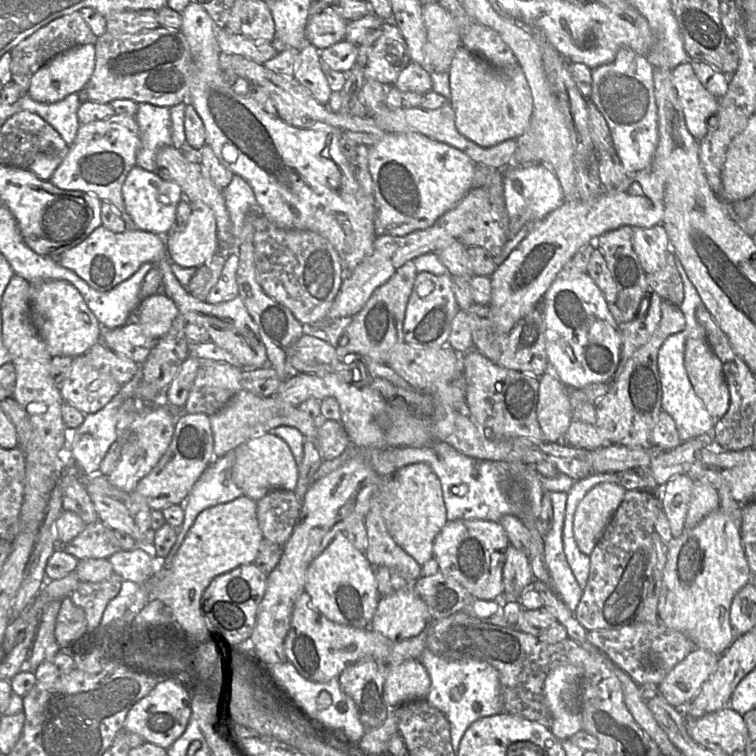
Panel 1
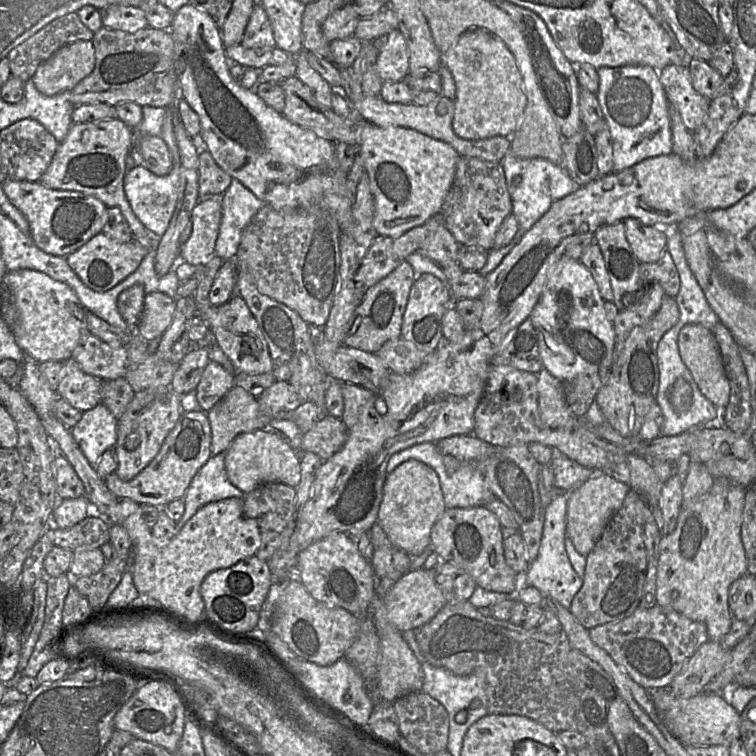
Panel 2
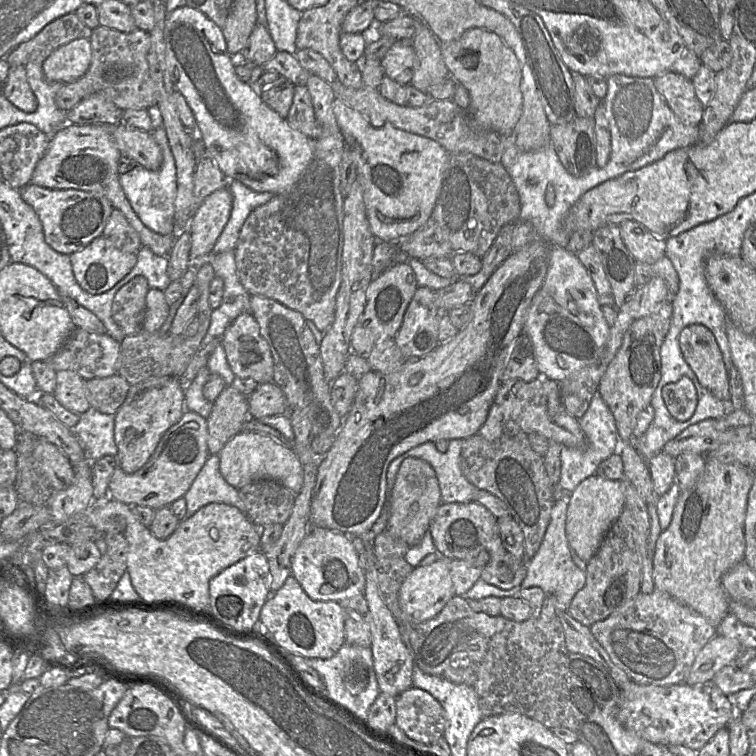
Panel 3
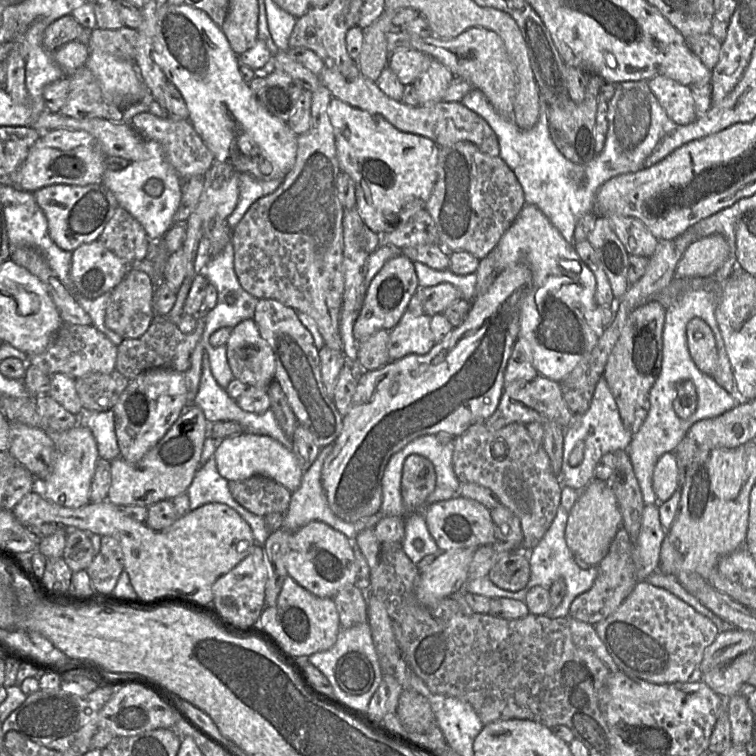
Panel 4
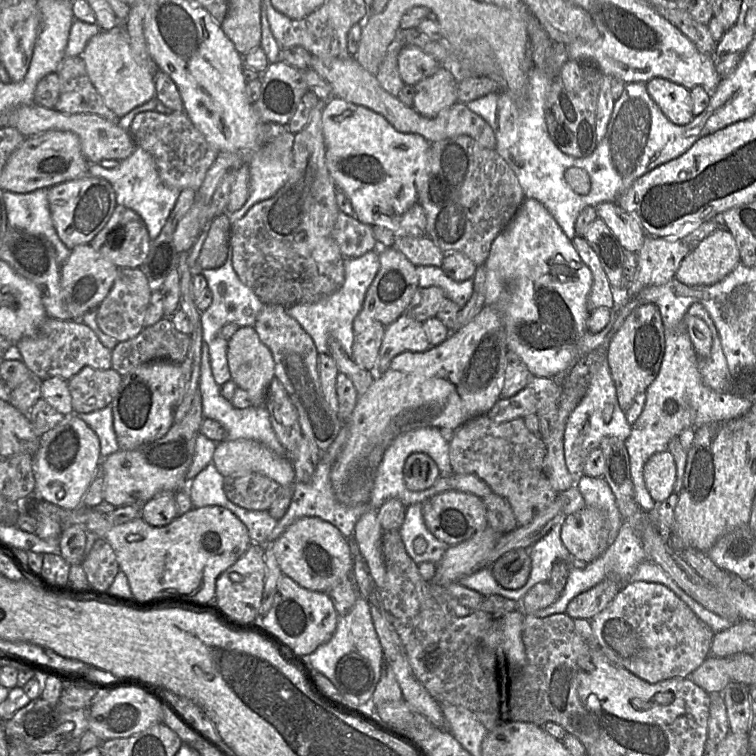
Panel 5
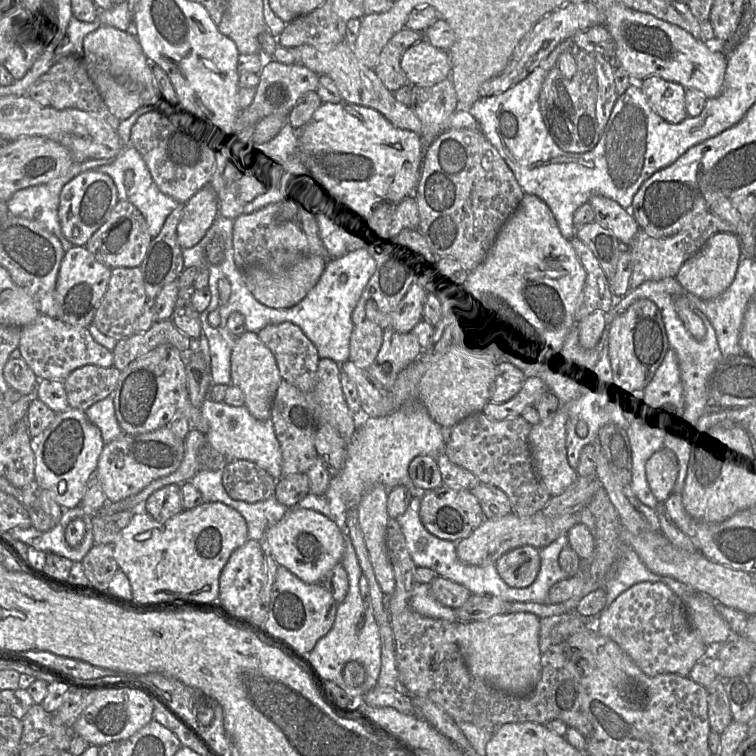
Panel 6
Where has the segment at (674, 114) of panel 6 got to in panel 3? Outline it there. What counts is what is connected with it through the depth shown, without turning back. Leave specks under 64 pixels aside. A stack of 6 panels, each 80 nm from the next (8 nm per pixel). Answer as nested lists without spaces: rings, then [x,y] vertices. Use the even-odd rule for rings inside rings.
[[[666,72],[654,78],[654,84],[682,124],[698,126],[701,123],[705,107],[696,96],[692,80],[675,72]]]

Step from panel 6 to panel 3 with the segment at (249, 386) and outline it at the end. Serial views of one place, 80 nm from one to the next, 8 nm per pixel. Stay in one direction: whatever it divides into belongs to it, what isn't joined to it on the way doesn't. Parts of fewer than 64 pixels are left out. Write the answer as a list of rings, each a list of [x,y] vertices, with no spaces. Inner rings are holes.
[[[250,312],[240,314],[224,331],[221,345],[228,364],[236,377],[251,378],[258,384],[273,381],[273,358],[268,343],[260,334],[260,328]]]

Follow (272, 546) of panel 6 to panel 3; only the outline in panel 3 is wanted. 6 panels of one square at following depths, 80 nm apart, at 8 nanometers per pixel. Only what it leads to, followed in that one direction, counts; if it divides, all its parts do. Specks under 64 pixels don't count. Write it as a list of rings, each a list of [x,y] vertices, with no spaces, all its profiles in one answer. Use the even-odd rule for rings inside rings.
[[[311,527],[292,558],[292,575],[315,601],[335,601],[364,593],[365,573],[351,538],[340,531]]]

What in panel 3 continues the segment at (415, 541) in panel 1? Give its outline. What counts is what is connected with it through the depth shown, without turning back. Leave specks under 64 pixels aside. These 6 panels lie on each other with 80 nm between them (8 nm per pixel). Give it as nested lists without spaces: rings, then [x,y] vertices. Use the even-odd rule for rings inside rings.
[[[408,457],[401,463],[388,495],[389,517],[385,530],[403,540],[409,547],[416,546],[429,530],[431,520],[441,503],[438,479],[433,467],[425,460]]]

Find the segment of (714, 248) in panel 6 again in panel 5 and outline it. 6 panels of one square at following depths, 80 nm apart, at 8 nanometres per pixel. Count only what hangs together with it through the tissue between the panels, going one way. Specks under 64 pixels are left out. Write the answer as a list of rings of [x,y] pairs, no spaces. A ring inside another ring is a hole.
[[[720,227],[704,238],[680,263],[675,277],[688,286],[715,284],[740,262],[732,234]]]

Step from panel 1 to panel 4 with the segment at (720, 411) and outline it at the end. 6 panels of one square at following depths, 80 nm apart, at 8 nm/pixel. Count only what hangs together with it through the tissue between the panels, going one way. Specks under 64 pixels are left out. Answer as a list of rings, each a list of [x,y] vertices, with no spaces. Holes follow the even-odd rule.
[[[692,318],[686,325],[687,346],[691,358],[701,372],[712,376],[718,362],[714,334],[701,318]]]

